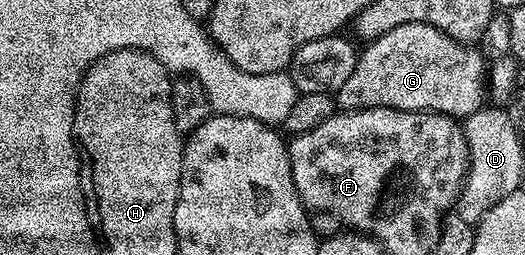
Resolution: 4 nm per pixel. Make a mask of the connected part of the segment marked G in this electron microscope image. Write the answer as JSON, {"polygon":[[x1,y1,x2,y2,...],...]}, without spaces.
{"polygon":[[428,23,397,25,397,29,389,29,389,33,366,44,358,52,353,73,337,93,343,111,388,107,398,111,439,111,452,117,473,114,480,109,482,99,482,57]]}

